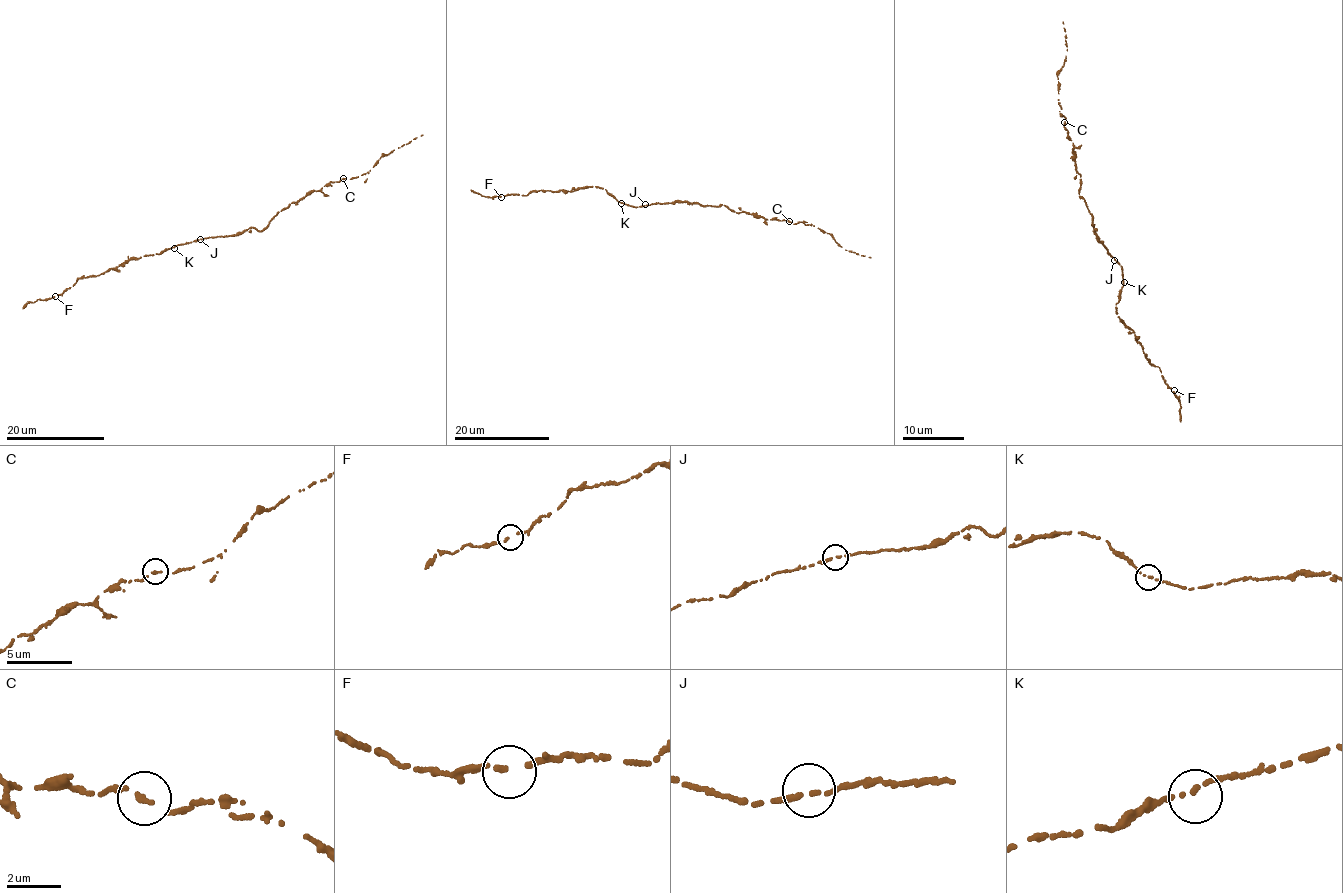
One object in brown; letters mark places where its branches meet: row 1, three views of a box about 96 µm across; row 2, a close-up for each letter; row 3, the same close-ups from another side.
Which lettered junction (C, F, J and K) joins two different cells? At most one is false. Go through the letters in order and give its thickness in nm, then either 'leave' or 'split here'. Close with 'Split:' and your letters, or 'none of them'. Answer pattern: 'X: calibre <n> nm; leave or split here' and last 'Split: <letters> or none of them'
C: calibre 150 nm; leave
F: calibre 150 nm; leave
J: calibre 180 nm; leave
K: calibre 150 nm; leave
Split: none of them

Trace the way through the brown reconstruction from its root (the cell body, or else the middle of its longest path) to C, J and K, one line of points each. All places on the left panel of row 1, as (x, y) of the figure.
C: (230, 236), (253, 227), (262, 230), (282, 209), (330, 182), (343, 179)
J: (230, 236), (200, 239)
K: (230, 236), (211, 236), (174, 248)

